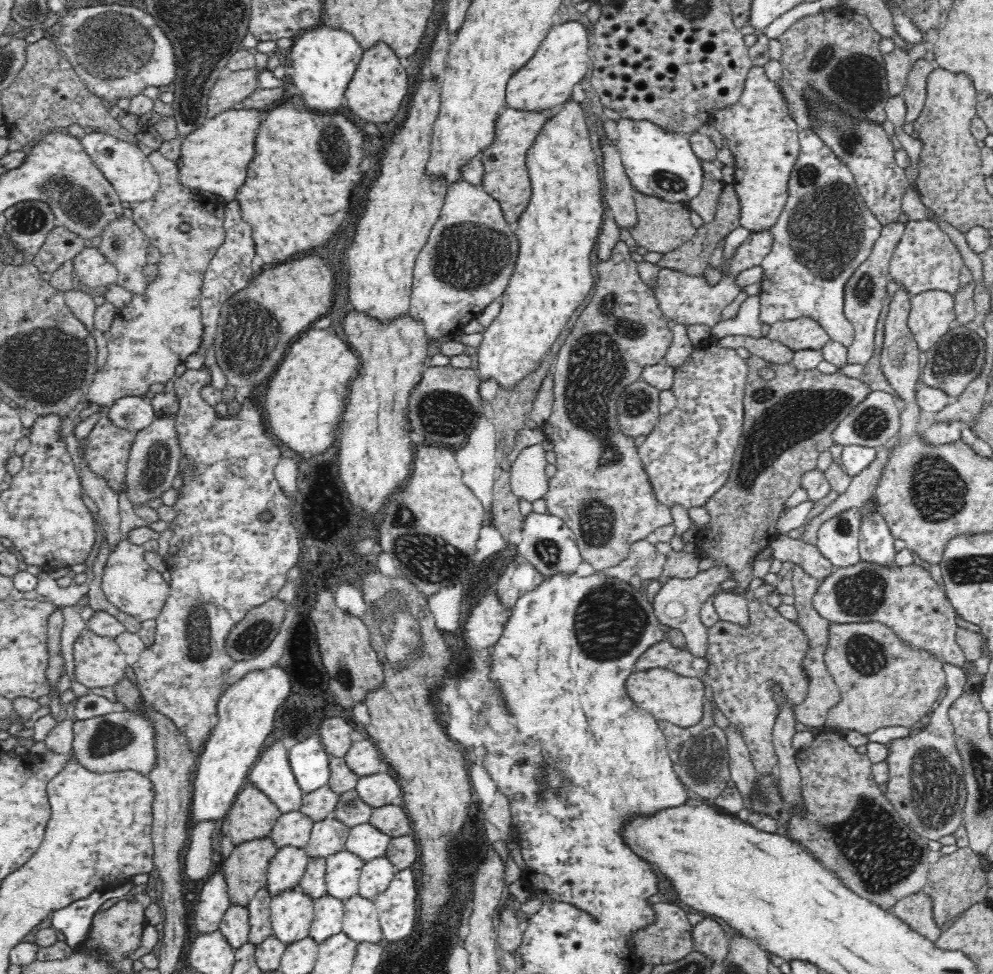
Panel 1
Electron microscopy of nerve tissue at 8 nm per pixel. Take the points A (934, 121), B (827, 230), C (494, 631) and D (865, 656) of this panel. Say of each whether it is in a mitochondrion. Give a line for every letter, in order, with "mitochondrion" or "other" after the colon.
A: other
B: mitochondrion
C: other
D: mitochondrion

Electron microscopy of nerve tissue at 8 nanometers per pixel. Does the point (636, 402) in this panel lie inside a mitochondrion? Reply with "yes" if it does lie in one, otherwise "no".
yes

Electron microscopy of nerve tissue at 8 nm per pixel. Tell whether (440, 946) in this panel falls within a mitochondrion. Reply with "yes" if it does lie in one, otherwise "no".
no

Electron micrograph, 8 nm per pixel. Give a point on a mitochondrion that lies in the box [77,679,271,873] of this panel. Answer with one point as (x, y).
(107, 739)

